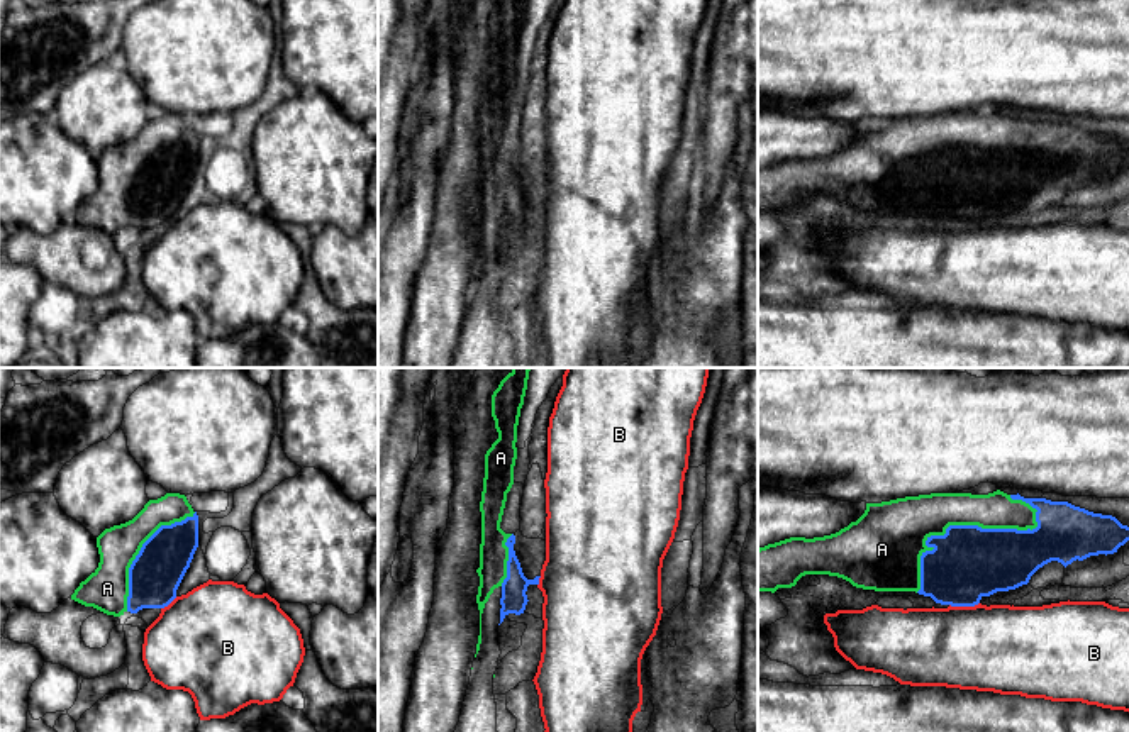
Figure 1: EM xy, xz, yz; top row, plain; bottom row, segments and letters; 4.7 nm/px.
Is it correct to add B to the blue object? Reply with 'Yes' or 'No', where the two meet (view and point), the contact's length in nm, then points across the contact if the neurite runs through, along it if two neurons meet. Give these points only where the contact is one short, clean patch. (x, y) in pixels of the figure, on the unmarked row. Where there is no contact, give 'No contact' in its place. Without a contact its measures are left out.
No. Touches blue at yz (963, 226). Shared border 140 nm. Boundary: yz (978, 222), (973, 226), (950, 226)

